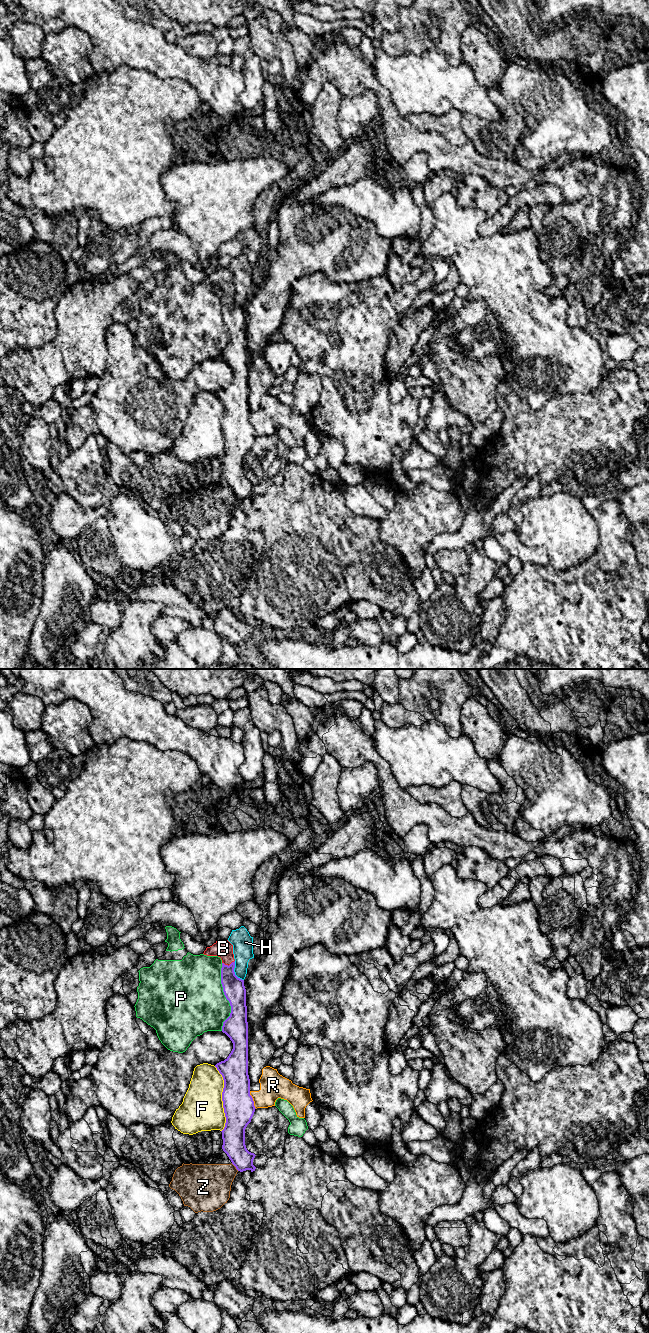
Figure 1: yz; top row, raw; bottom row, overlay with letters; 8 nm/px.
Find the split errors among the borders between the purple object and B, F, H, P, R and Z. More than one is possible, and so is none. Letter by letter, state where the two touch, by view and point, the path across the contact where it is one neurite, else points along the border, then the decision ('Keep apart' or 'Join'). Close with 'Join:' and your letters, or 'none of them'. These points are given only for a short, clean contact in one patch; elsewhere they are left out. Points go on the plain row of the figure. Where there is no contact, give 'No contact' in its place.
B: Touches purple at yz (227, 293). Path across: yz (234, 318), (228, 307), (227, 293), (227, 284), (223, 276). Join
F: Touches purple at yz (222, 427). Keep apart
H: Touches purple at yz (234, 300). Keep apart
P: Touches purple at yz (225, 324). Keep apart
R: Touches purple at yz (252, 428). Boundary: yz (249, 419), (253, 433), (256, 436). Keep apart
Z: Touches purple at yz (235, 494). Keep apart
Join: B

